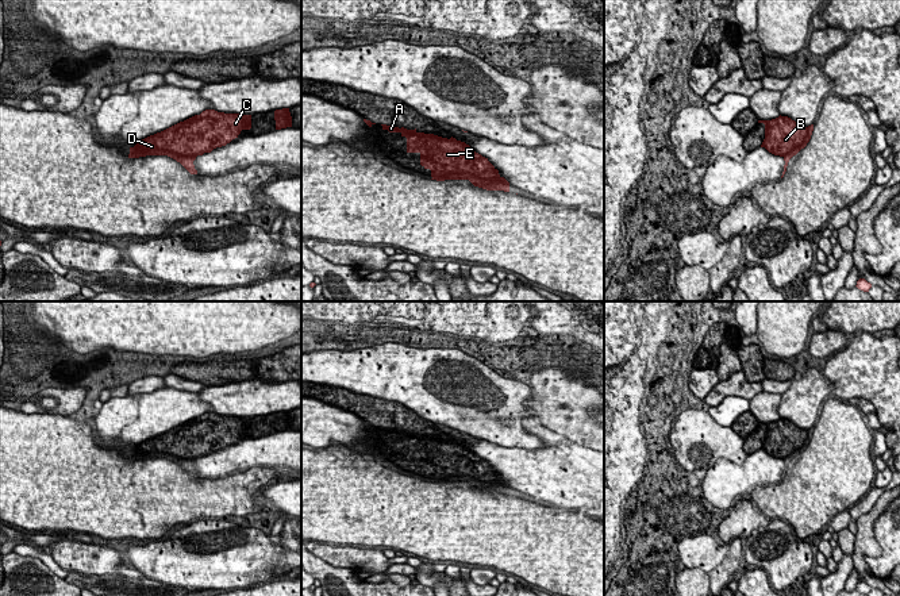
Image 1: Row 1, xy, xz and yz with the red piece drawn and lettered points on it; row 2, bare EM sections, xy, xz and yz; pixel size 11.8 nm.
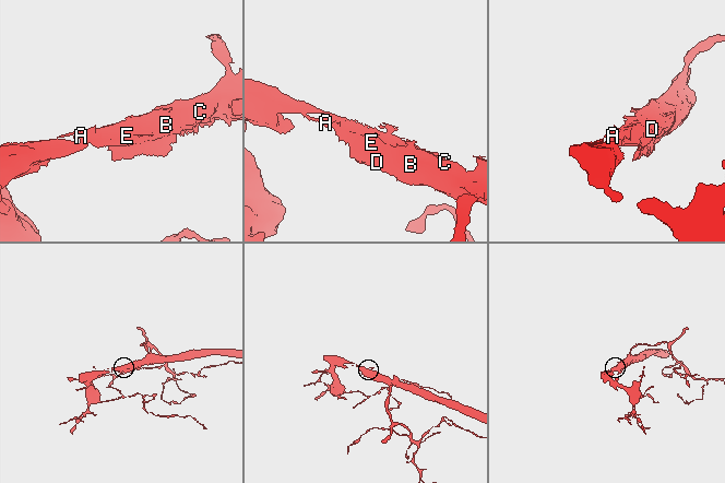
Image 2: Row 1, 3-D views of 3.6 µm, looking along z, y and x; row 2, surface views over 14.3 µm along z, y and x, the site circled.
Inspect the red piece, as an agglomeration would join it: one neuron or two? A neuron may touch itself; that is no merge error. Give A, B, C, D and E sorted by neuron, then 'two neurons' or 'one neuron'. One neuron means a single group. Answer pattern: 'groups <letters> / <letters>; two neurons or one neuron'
groups A B C D E; one neuron

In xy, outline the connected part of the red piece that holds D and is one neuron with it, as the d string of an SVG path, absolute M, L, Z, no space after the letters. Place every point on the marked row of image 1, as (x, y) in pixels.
M205 109L200 115L195 115L161 132L136 142L134 147L130 147L128 158L168 155L180 162L191 174L197 174L193 165L197 155L211 153L216 147L226 146L232 139L238 138L242 130L250 128L251 115L224 114L215 109Z

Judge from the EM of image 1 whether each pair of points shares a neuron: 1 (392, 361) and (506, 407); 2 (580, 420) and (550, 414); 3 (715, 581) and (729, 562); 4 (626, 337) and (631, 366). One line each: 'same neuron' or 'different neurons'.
1: same neuron
2: same neuron
3: same neuron
4: different neurons

